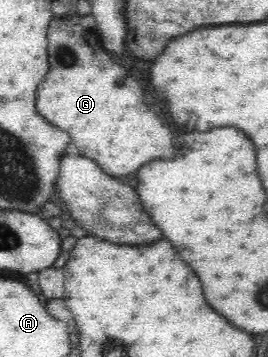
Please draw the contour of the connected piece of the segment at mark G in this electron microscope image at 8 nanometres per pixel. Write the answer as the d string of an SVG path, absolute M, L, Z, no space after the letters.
M64 16L55 17L51 21L48 33L47 53L51 67L49 67L47 77L39 87L37 109L41 109L43 117L49 121L49 124L53 123L59 129L67 131L73 137L73 141L79 141L73 145L85 157L91 157L93 161L97 161L101 165L101 169L114 178L137 171L147 161L175 157L171 129L167 125L163 125L163 121L147 107L143 89L137 85L137 81L131 79L125 73L125 69L115 63L111 54L101 49L102 46L99 44L95 31L88 31L81 24L73 24Z

